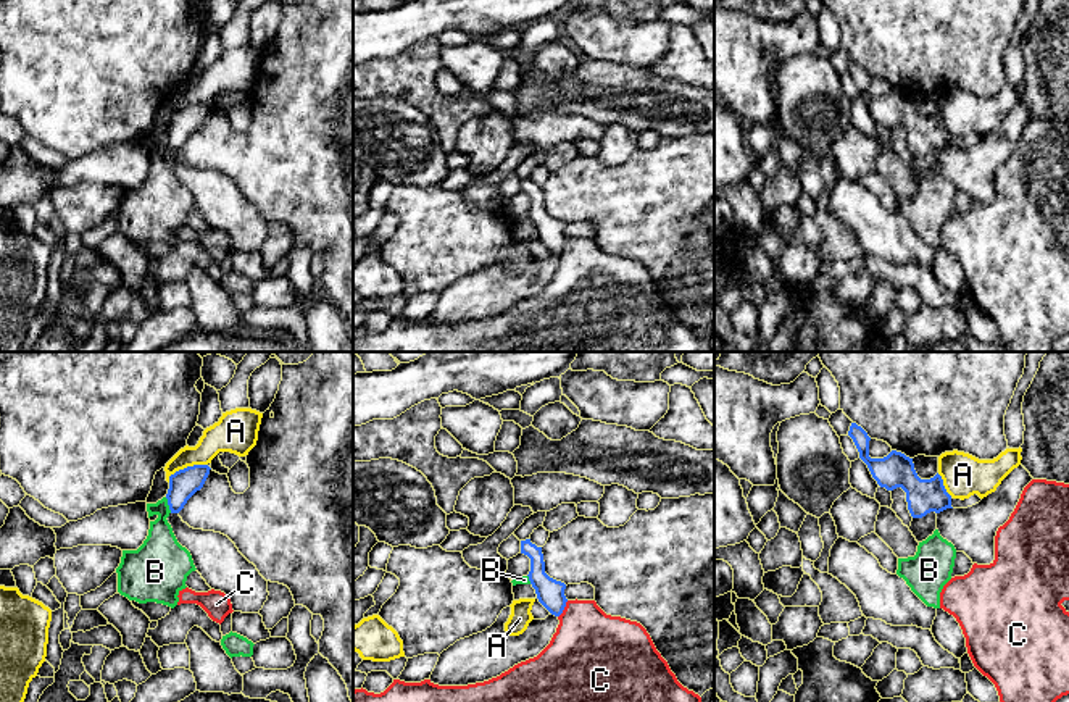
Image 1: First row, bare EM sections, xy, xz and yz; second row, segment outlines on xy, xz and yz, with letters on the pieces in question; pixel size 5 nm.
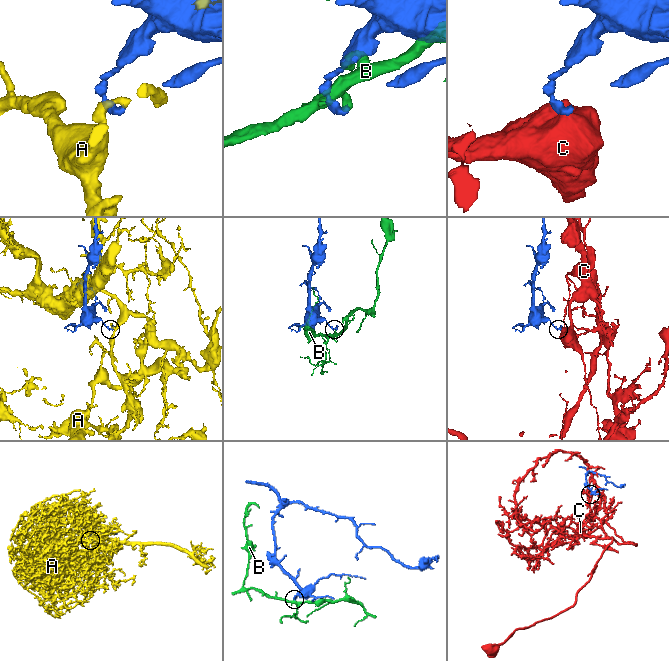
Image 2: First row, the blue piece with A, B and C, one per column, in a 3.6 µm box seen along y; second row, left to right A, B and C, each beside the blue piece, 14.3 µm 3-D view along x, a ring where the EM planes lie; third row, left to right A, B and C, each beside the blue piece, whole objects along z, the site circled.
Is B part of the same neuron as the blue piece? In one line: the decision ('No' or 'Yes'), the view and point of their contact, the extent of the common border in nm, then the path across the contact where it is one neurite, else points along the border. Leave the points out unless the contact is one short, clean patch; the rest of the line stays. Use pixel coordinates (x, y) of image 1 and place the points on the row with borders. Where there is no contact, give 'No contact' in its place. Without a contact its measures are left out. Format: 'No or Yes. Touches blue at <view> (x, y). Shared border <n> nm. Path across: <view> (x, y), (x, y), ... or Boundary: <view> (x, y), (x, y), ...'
No. Touches blue at xy (168, 504). Shared border 90 nm. Boundary: xy (165, 497), (171, 512)

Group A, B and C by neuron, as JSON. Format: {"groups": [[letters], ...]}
{"groups": [["A"], ["B"], ["C"]]}

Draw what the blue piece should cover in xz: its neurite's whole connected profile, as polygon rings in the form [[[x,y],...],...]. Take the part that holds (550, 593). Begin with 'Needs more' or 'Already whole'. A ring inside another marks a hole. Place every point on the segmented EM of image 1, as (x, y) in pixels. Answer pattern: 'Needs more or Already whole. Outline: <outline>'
Already whole. Outline: [[[530,539],[521,541],[521,554],[530,558],[529,581],[535,589],[539,602],[555,616],[559,616],[566,607],[566,584],[550,578],[545,573],[542,547],[537,547]]]

